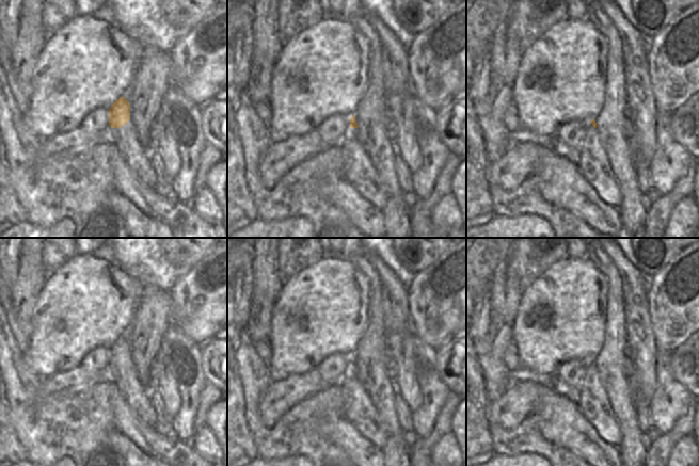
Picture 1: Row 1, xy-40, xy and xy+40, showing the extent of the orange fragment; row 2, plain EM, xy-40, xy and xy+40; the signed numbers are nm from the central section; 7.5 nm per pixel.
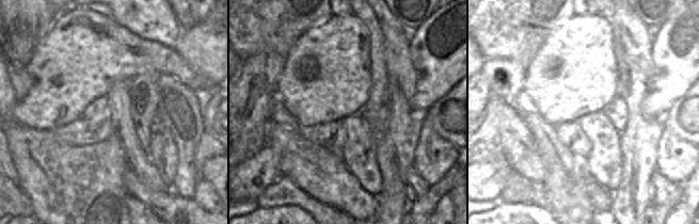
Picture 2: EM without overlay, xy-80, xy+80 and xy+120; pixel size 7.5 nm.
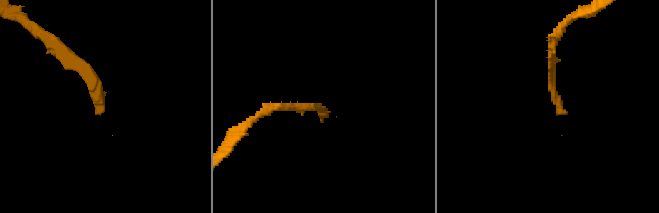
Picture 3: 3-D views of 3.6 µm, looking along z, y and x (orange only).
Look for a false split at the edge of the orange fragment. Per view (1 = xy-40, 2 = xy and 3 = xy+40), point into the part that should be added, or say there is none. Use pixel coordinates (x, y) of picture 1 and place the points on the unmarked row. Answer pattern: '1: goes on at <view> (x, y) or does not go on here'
1: does not go on here
2: does not go on here
3: does not go on here

